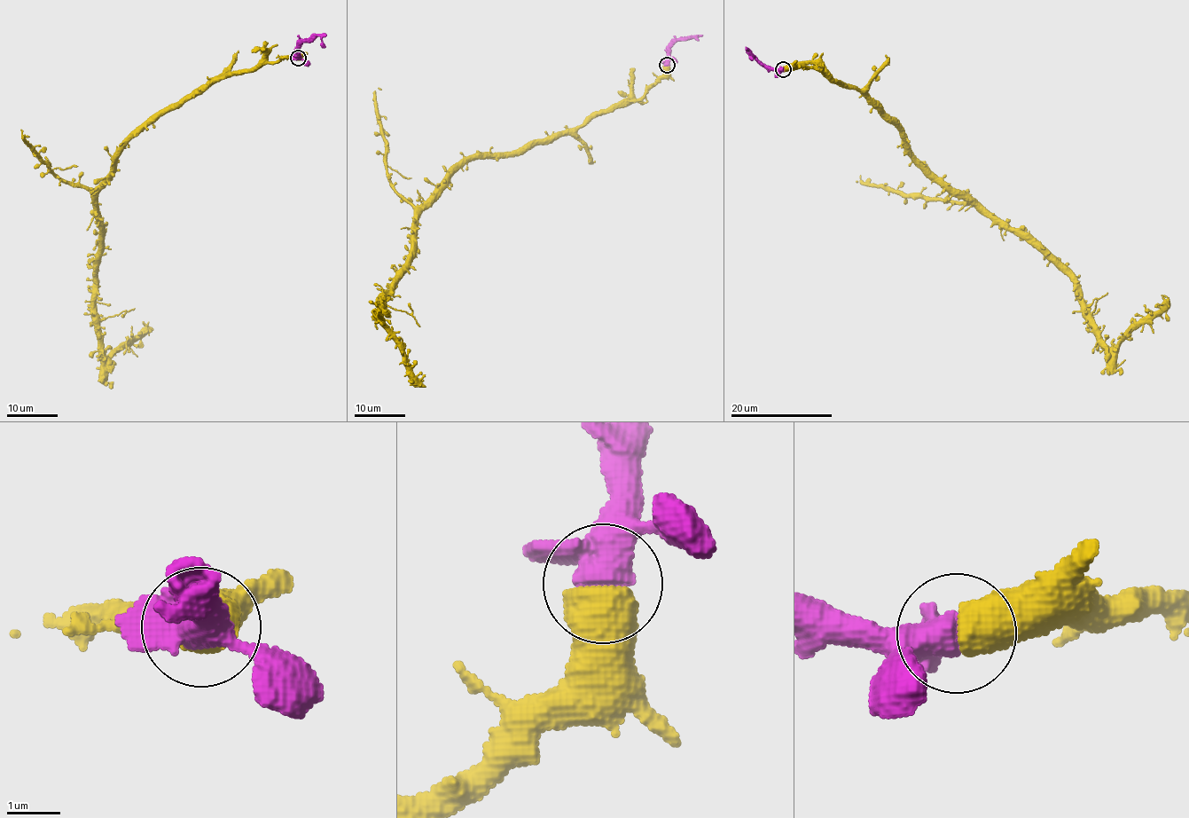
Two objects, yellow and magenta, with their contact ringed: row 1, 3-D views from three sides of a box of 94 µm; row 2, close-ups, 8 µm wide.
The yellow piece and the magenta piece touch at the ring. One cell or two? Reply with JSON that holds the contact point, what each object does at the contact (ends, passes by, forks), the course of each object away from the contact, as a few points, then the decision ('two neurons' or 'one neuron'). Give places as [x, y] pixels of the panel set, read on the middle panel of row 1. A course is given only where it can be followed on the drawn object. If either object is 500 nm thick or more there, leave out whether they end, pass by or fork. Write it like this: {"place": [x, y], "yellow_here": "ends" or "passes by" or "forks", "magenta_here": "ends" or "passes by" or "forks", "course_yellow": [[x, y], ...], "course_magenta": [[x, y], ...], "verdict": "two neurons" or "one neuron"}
{"place": [667, 65], "course_yellow": [[667, 66], [636, 99], [509, 152], [483, 153], [423, 209], [413, 256], [379, 308], [418, 380]], "course_magenta": [[667, 65], [667, 50], [677, 40], [696, 35], [698, 40]], "verdict": "one neuron"}

